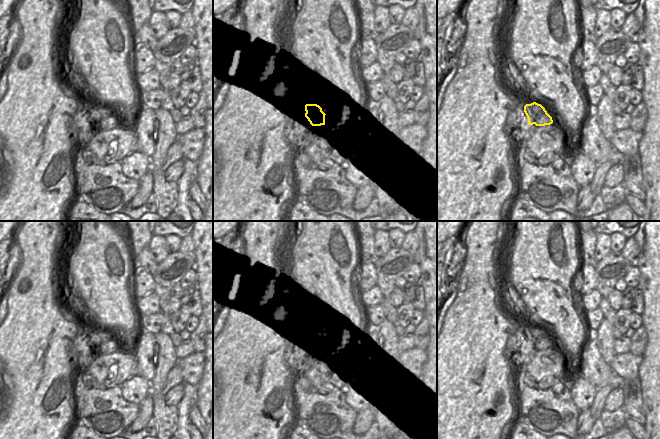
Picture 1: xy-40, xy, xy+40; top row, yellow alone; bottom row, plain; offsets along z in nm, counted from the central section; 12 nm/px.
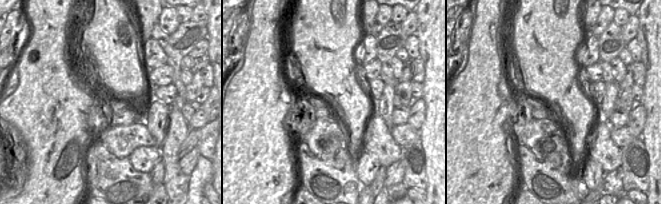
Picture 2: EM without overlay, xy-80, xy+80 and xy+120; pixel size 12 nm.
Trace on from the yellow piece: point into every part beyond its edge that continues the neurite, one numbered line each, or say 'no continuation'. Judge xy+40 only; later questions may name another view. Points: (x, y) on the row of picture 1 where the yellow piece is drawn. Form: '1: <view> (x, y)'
no continuation

